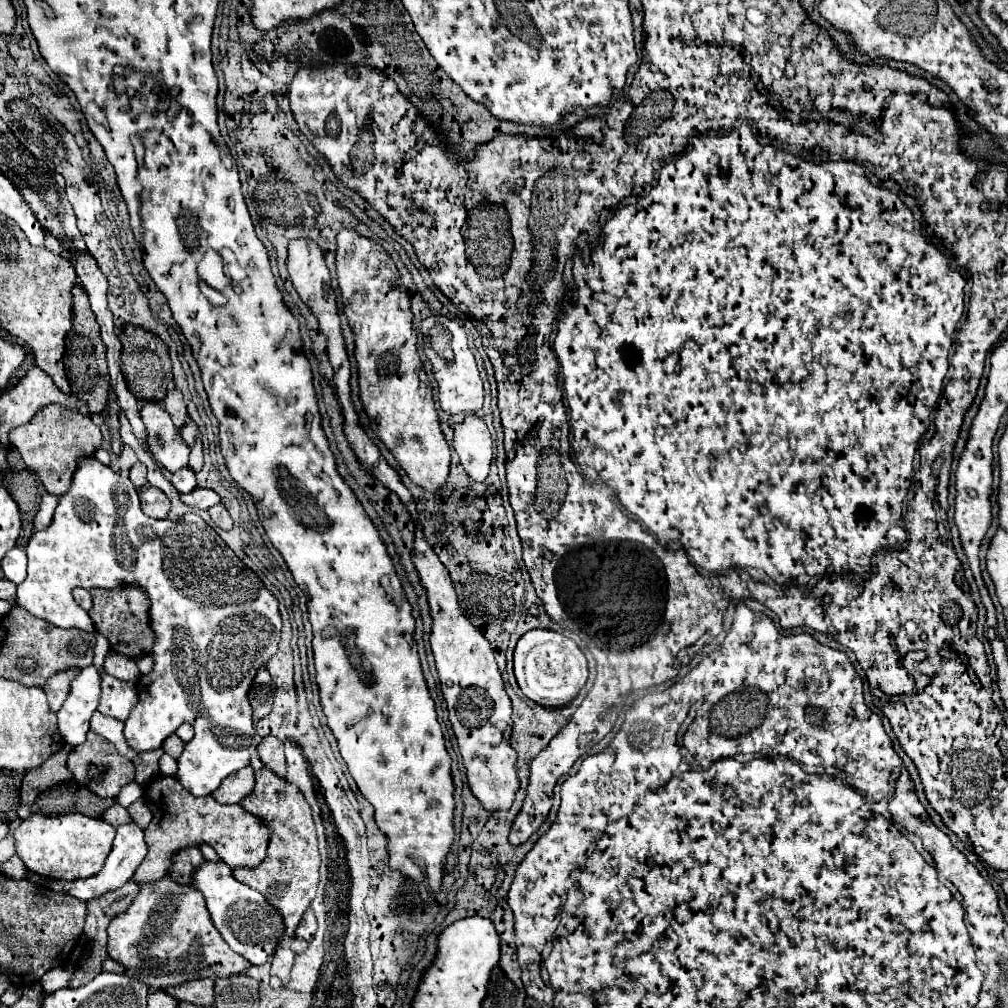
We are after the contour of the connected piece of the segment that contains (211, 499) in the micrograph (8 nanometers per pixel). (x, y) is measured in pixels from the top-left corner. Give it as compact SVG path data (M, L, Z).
M195 488L193 492L189 494L181 494L181 500L191 506L191 508L197 508L197 510L209 510L211 506L219 504L221 498L217 492L213 490L207 490L207 488Z

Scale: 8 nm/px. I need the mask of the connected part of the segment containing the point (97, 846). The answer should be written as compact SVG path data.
M79 812L67 816L31 814L31 818L21 820L13 828L13 838L17 856L31 872L53 880L79 880L91 878L103 868L115 838L115 828Z

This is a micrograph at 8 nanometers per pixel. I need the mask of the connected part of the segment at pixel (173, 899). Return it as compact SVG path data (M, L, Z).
M169 876L143 884L135 902L109 924L107 932L109 956L127 966L127 976L149 984L153 990L199 978L227 978L251 966L245 958L233 954L221 934L217 934L203 894L191 886L173 882Z

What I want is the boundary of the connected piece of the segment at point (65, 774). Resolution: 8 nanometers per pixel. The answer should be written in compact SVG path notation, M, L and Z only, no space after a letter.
M65 744L59 752L55 752L49 760L41 764L41 768L27 772L21 786L21 804L31 804L41 792L47 788L71 780L71 772L67 768L67 756L71 752L71 746Z

